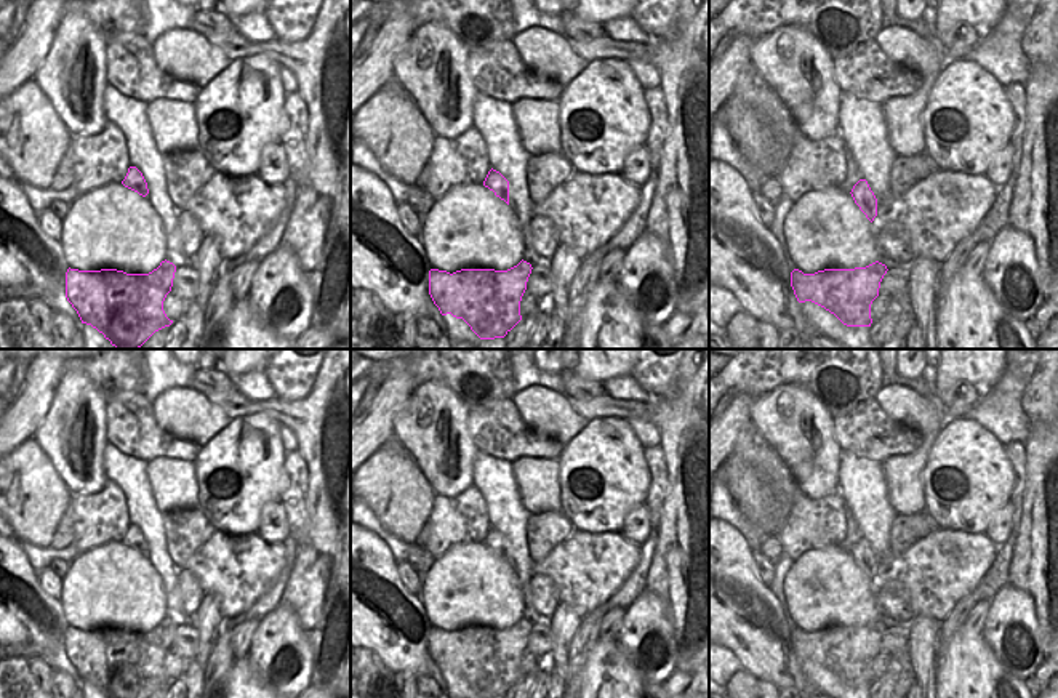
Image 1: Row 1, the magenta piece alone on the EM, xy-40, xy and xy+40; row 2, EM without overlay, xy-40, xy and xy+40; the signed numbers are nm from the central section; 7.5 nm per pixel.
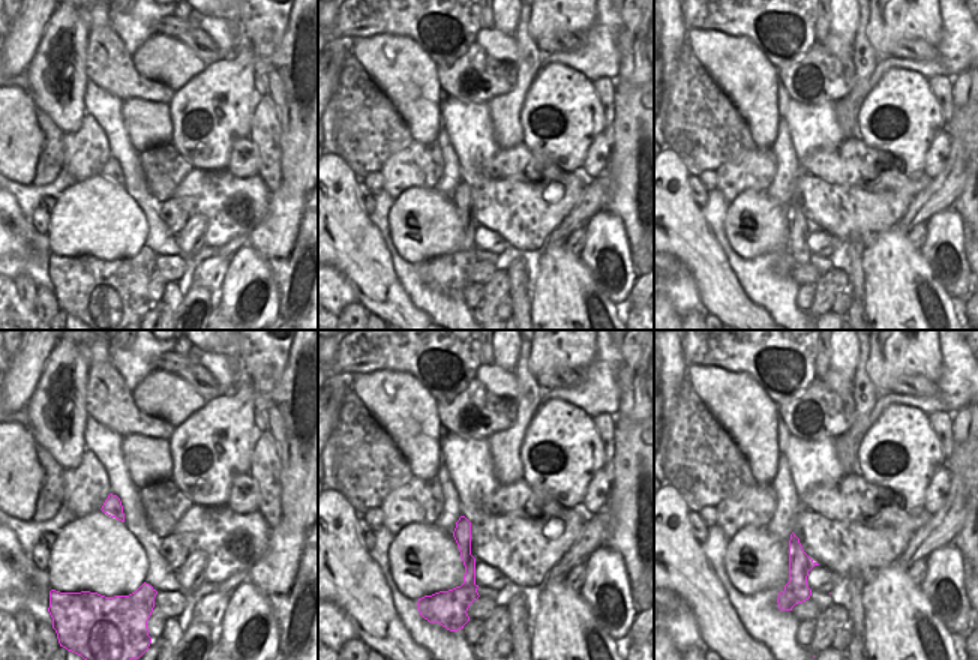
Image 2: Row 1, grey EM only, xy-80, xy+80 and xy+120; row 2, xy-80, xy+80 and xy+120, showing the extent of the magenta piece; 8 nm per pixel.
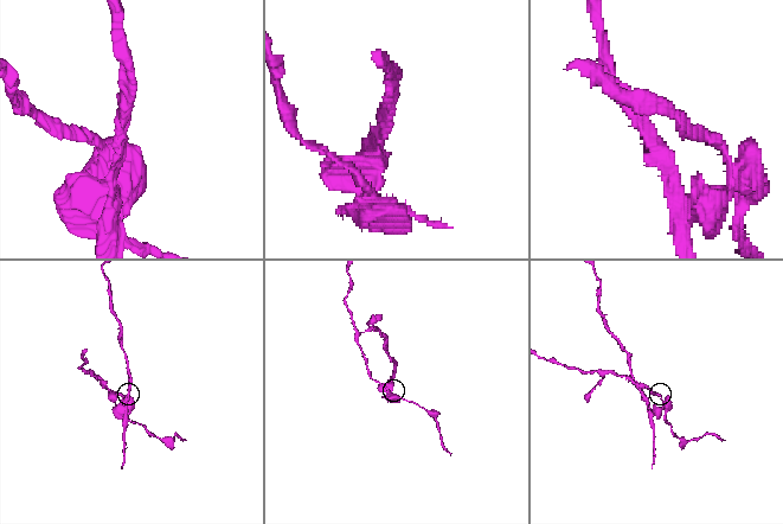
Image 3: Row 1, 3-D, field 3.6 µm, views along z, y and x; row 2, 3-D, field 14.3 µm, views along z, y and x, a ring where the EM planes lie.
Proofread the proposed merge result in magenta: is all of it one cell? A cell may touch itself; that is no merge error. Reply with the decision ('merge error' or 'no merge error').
merge error

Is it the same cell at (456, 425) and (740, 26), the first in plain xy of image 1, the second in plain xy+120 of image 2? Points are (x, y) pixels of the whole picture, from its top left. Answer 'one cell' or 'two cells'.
two cells

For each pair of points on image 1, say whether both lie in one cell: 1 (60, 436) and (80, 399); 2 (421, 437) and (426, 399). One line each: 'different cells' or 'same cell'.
1: same cell
2: same cell

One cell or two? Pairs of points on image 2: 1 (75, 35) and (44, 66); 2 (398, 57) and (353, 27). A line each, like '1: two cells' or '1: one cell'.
1: one cell
2: two cells

